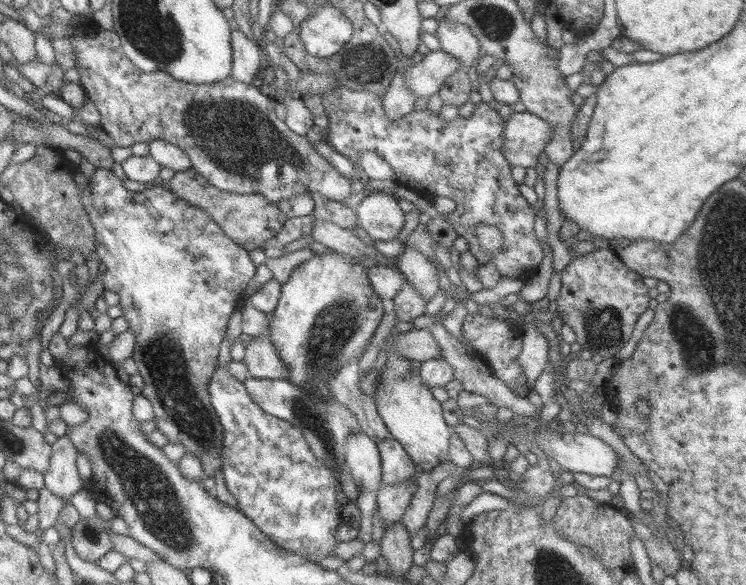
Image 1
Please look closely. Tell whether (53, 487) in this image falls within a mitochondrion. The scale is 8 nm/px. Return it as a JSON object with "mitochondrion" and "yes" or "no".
{"mitochondrion":"no"}

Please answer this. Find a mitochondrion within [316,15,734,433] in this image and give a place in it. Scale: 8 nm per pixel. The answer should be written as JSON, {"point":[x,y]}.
{"point":[366,63]}

